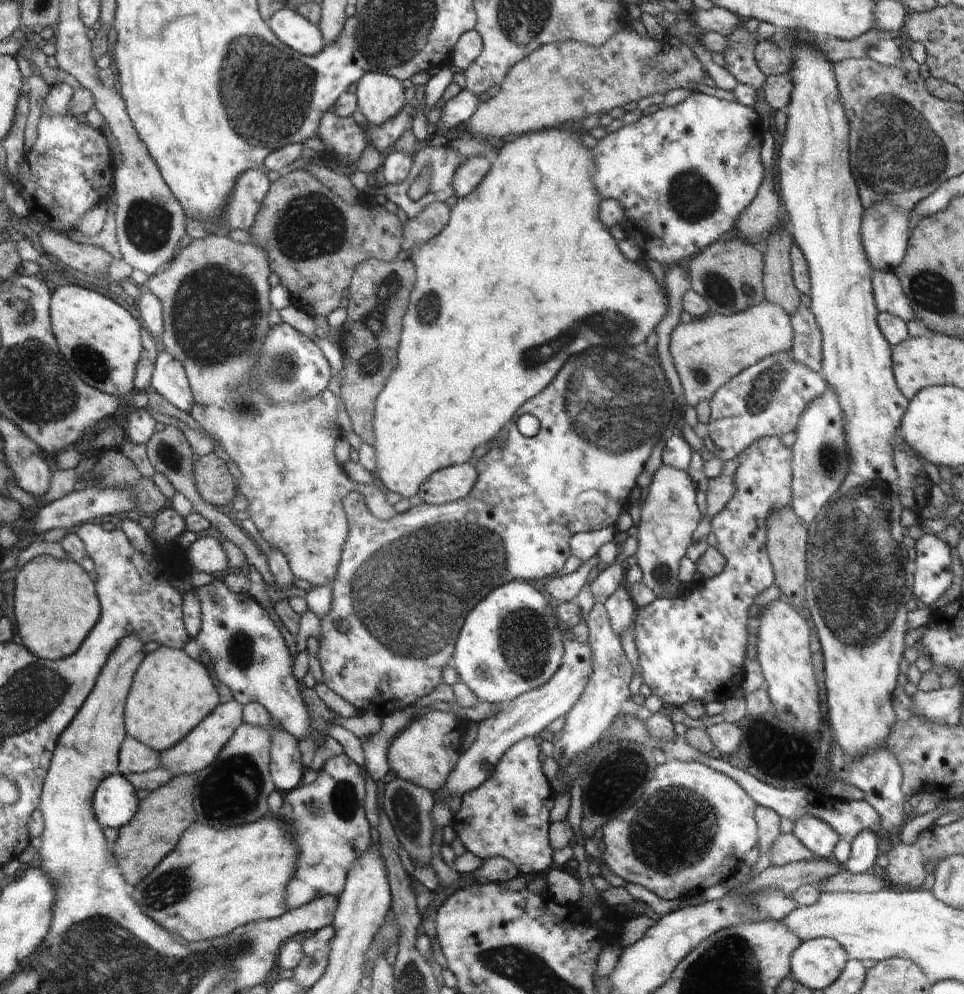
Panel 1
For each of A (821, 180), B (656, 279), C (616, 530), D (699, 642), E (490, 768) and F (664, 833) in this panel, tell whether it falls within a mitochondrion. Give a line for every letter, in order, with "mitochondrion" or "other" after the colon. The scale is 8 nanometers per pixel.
A: other
B: other
C: other
D: other
E: other
F: mitochondrion

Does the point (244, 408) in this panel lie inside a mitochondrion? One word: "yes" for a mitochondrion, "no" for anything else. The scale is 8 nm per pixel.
yes

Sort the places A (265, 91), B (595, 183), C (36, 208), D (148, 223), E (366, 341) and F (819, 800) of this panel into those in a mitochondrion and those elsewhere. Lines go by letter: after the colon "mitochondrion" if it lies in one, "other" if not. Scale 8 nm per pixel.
A: mitochondrion
B: other
C: other
D: mitochondrion
E: mitochondrion
F: other

